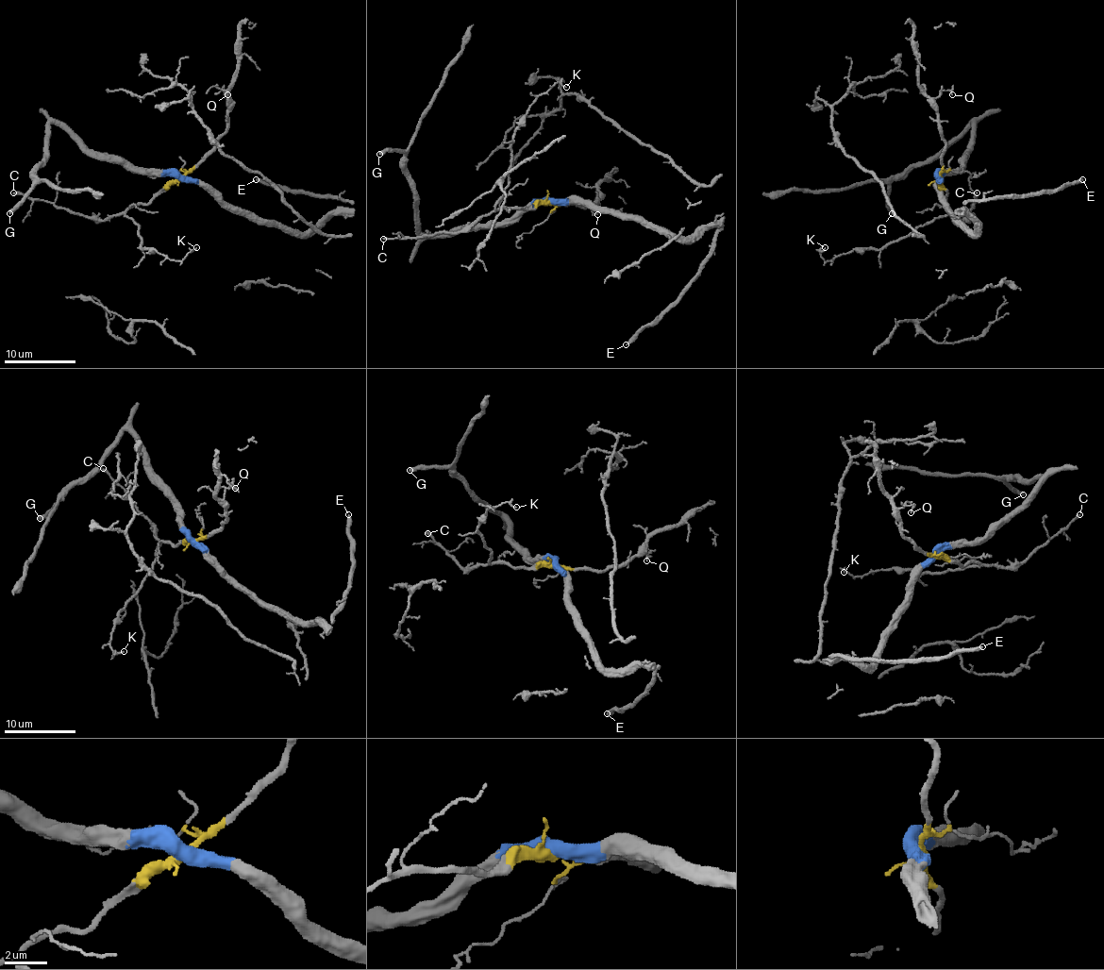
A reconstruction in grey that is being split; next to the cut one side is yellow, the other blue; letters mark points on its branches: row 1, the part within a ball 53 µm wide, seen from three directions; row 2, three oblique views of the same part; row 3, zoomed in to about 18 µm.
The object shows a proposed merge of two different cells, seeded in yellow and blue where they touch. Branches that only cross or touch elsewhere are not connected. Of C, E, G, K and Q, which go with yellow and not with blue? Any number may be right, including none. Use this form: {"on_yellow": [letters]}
{"on_yellow": ["C", "K", "Q"]}

